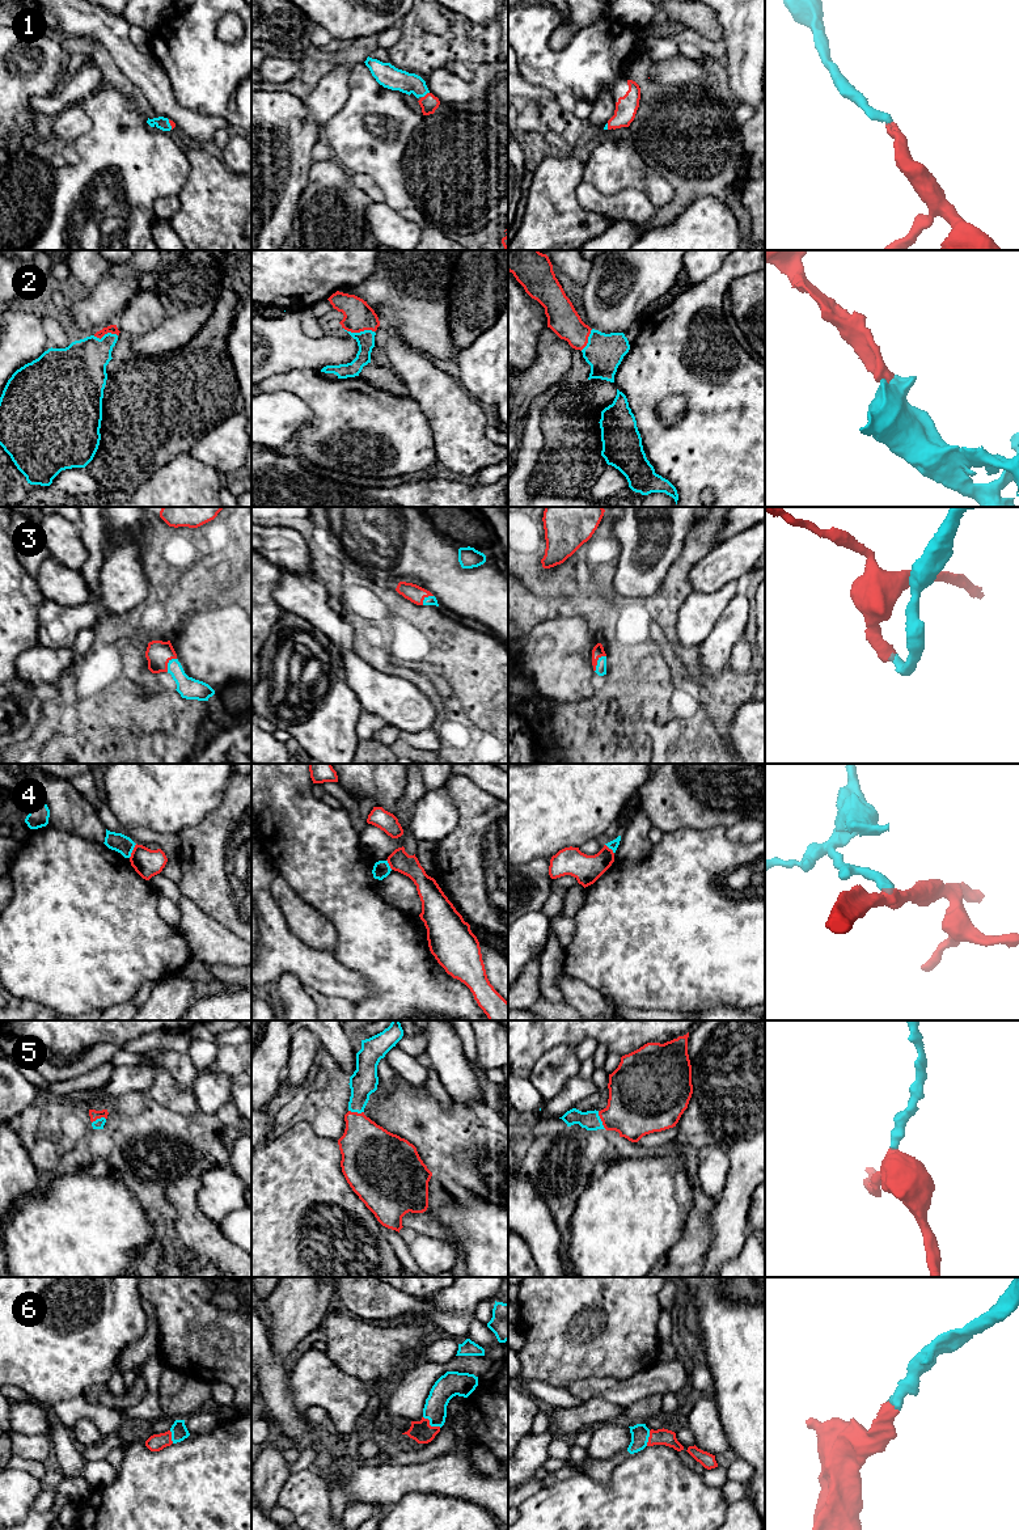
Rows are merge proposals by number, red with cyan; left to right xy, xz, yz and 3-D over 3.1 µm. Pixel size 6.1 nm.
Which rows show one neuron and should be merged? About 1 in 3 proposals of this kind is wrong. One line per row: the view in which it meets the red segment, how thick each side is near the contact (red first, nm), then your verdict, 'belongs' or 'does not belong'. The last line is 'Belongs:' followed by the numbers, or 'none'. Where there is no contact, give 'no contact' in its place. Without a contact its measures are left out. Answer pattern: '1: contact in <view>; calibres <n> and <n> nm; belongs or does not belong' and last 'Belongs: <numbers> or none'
1: contact in xz; calibres 110 and 140 nm; belongs
2: contact in xz; calibres 180 and 110 nm; belongs
3: contact in yz; calibres 70 and 60 nm; belongs
4: contact in xy; calibres 170 and 120 nm; does not belong
5: contact in yz; calibres 380 and 120 nm; belongs
6: contact in xz; calibres 140 and 140 nm; belongs
Belongs: 1, 2, 3, 5, 6

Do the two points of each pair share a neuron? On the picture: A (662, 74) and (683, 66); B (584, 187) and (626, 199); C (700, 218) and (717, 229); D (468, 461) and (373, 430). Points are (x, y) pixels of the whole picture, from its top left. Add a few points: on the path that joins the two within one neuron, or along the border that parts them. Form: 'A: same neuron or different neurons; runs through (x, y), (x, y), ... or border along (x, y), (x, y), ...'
A: same neuron; runs through (667, 72), (677, 70)
B: same neuron; runs through (595, 198), (599, 202), (616, 202)
C: same neuron; runs through (704, 222), (713, 229)
D: different neurons; border along (427, 421), (432, 431), (435, 456), (439, 461)

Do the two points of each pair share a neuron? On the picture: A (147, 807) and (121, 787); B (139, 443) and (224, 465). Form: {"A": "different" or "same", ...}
{"A": "same", "B": "different"}

